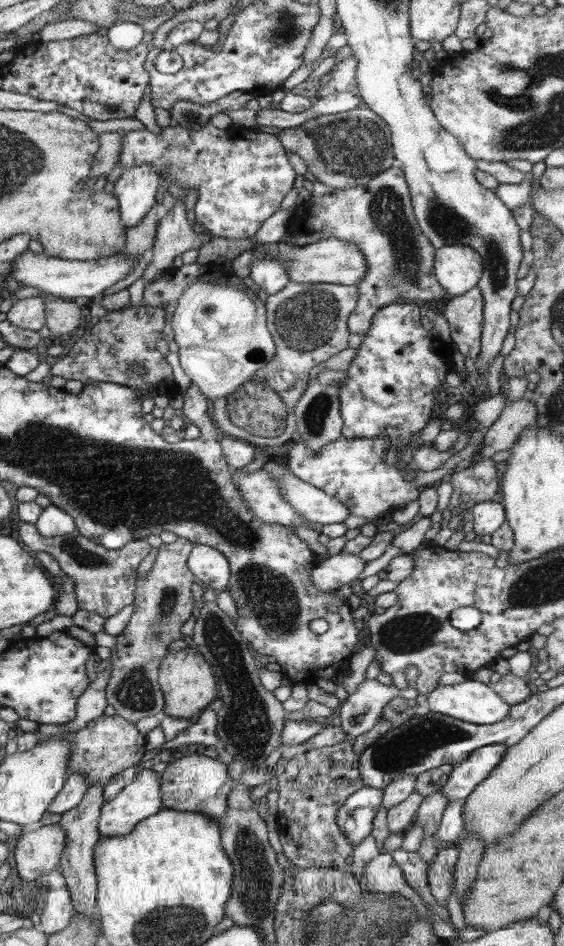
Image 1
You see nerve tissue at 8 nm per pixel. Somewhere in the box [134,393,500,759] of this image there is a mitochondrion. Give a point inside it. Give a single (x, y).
(271, 599)

